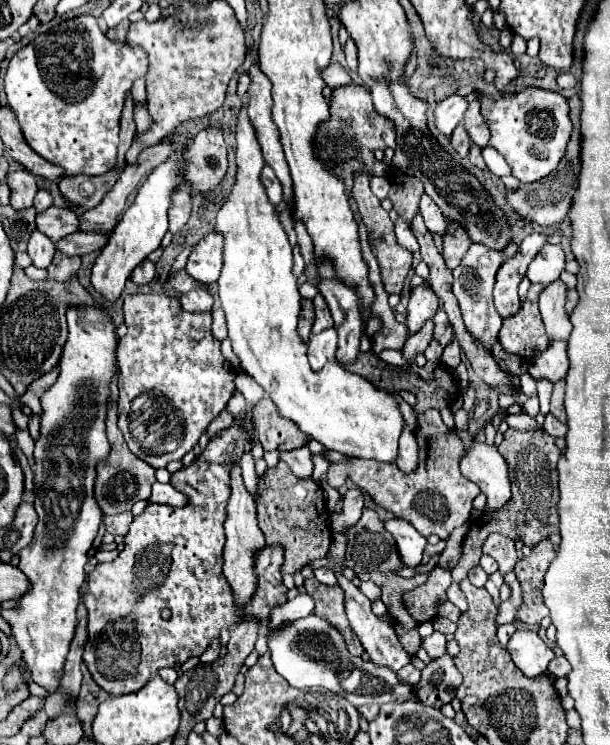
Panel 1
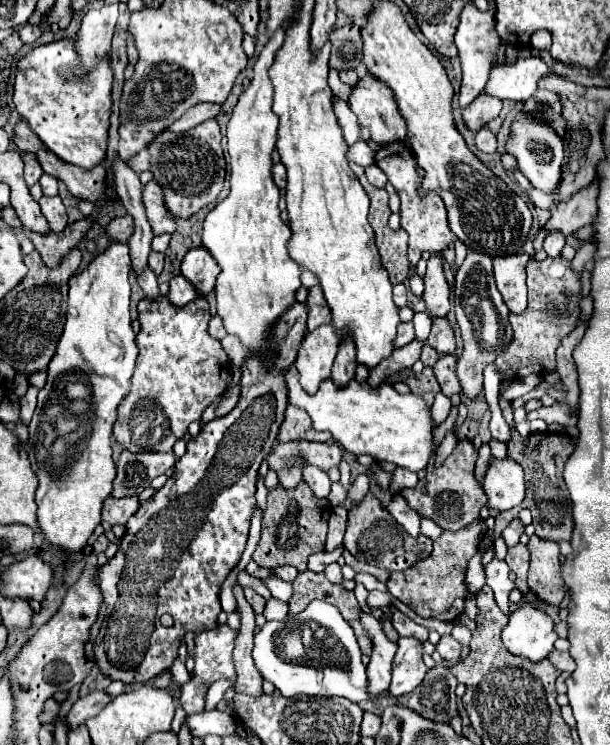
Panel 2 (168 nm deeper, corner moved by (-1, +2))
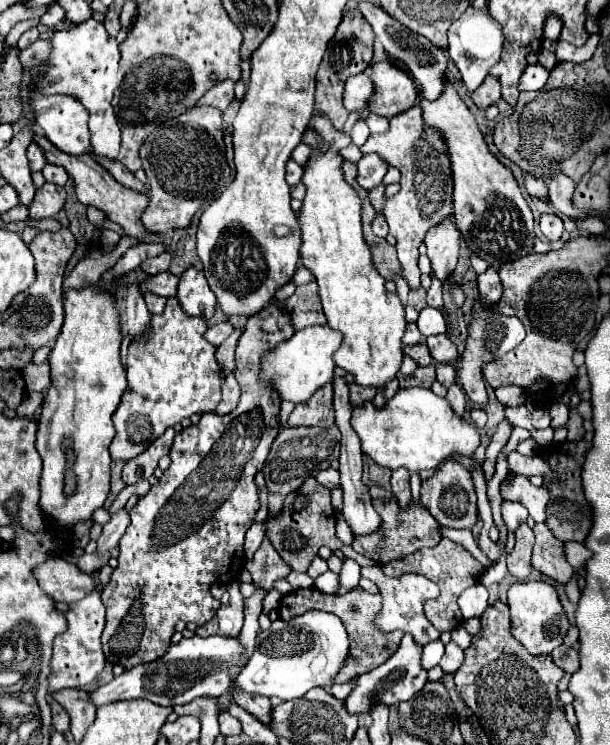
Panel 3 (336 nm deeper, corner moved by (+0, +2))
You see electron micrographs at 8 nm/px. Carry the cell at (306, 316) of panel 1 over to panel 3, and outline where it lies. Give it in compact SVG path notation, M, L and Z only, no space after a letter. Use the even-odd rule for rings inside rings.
M270 304L256 316L248 318L246 330L236 346L234 372L242 390L236 410L224 416L214 412L202 414L198 424L184 428L174 438L170 468L130 510L130 526L120 540L118 566L114 568L108 586L102 590L102 602L106 606L102 648L110 664L122 664L124 670L130 670L132 666L162 658L170 646L178 620L202 626L214 618L222 604L210 594L210 586L228 584L238 578L244 566L244 534L252 526L260 508L254 474L264 466L270 446L280 430L280 394L272 390L270 382L260 380L260 360L266 350L274 350L280 342L292 338L292 334L292 318L288 318L288 310L284 310L282 304Z

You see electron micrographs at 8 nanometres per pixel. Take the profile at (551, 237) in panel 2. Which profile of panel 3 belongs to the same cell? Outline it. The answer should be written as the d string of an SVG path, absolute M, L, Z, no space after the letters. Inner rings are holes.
M542 214L540 216L540 230L550 242L556 242L564 234L564 222L556 214Z

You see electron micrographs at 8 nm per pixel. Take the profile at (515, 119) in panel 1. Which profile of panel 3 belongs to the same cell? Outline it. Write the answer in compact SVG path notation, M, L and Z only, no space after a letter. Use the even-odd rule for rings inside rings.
M556 172L550 182L548 182L548 196L554 204L554 208L570 218L586 218L584 212L572 208L572 192L574 192L574 182L564 174L564 172Z

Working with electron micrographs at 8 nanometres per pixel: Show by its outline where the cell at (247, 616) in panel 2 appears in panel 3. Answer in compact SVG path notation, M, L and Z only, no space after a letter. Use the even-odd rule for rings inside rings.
M236 690L236 704L242 706L244 710L248 710L252 716L256 716L262 724L270 722L270 700L268 698L260 698L260 694L240 694L240 690Z

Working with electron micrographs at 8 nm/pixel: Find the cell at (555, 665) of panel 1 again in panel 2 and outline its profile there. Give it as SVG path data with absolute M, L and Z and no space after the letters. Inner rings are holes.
M553 650L547 658L549 658L559 670L563 670L563 672L573 672L573 670L575 670L575 660L571 658L569 652L557 652L557 650Z

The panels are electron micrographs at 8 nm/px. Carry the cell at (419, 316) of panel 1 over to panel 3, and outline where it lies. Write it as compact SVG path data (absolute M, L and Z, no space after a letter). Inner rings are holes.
M446 218L440 226L428 230L424 244L428 248L428 258L432 262L432 276L444 284L444 278L456 268L460 232L454 226L454 218Z

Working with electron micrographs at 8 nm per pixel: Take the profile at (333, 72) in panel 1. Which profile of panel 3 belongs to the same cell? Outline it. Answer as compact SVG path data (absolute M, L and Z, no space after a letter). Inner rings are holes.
M356 74L346 80L344 106L348 108L348 112L360 110L362 116L366 116L368 110L364 110L364 106L370 96L372 96L372 80L366 74Z

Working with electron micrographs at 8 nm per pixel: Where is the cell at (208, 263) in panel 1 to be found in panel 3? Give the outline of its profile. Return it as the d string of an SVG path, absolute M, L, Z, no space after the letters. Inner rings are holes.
M190 266L180 276L176 298L180 300L184 312L192 314L192 316L210 318L214 312L214 306L216 306L216 298L212 294L202 270L198 270L196 266Z

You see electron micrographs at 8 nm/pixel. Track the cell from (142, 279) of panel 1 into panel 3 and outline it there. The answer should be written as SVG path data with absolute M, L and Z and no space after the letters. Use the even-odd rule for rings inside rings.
M144 294L144 298L146 298L146 306L148 306L150 314L160 314L164 310L164 304L166 304L164 298L160 298L156 294Z

